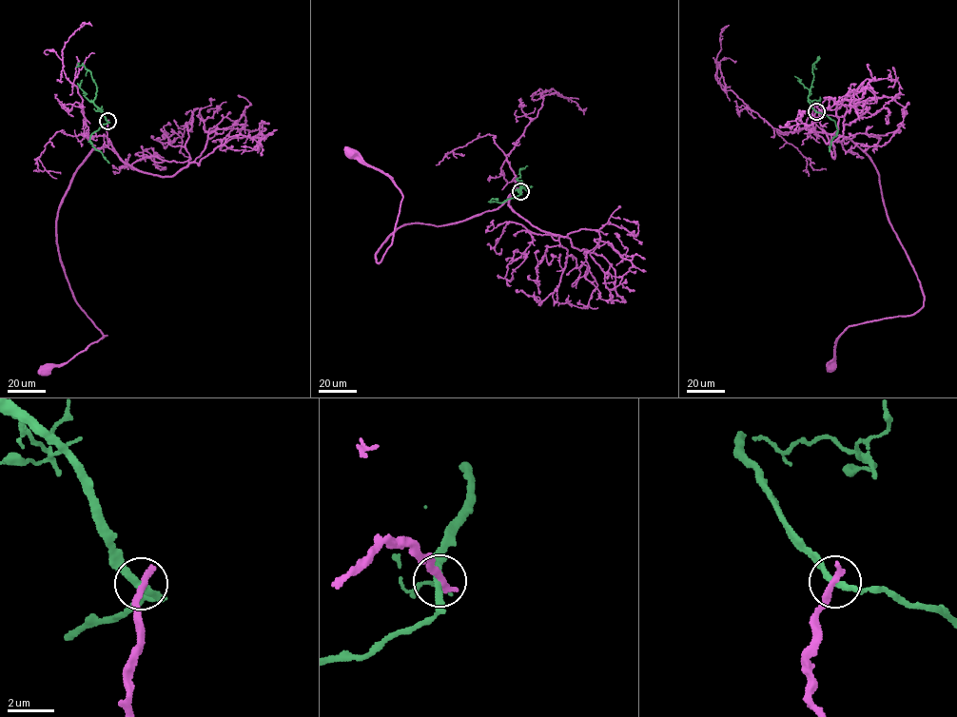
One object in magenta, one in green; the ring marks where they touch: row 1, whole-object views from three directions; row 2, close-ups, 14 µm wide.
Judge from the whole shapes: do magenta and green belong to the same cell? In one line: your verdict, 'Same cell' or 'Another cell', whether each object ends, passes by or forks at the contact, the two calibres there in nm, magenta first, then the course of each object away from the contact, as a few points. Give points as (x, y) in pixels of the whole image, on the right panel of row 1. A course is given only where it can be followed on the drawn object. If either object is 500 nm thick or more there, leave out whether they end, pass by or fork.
Another cell. At the ring magenta ends. At the ring green passes by. Thickness 360 nm (magenta) against 280 nm. Course of magenta: (816, 111), (823, 132), (848, 138), (871, 161), (924, 299), (911, 315), (847, 326), (830, 367). Course of green: (816, 111), (808, 97), (813, 75), (812, 66), (816, 61)

